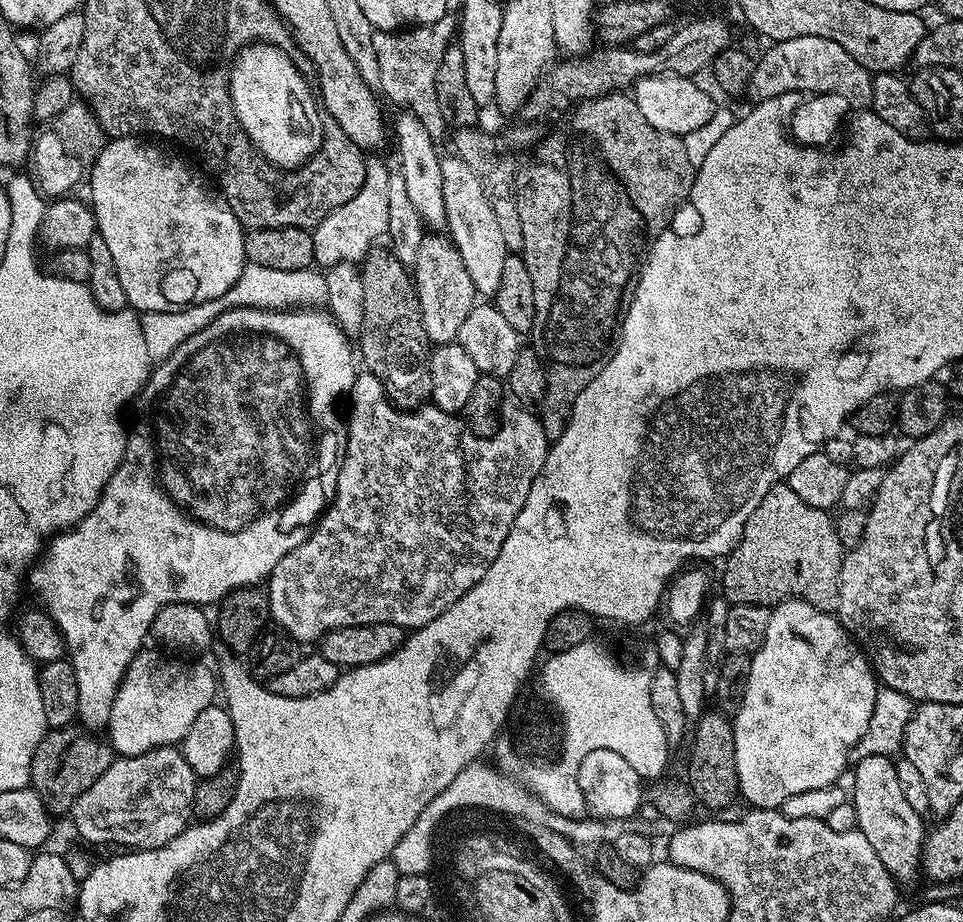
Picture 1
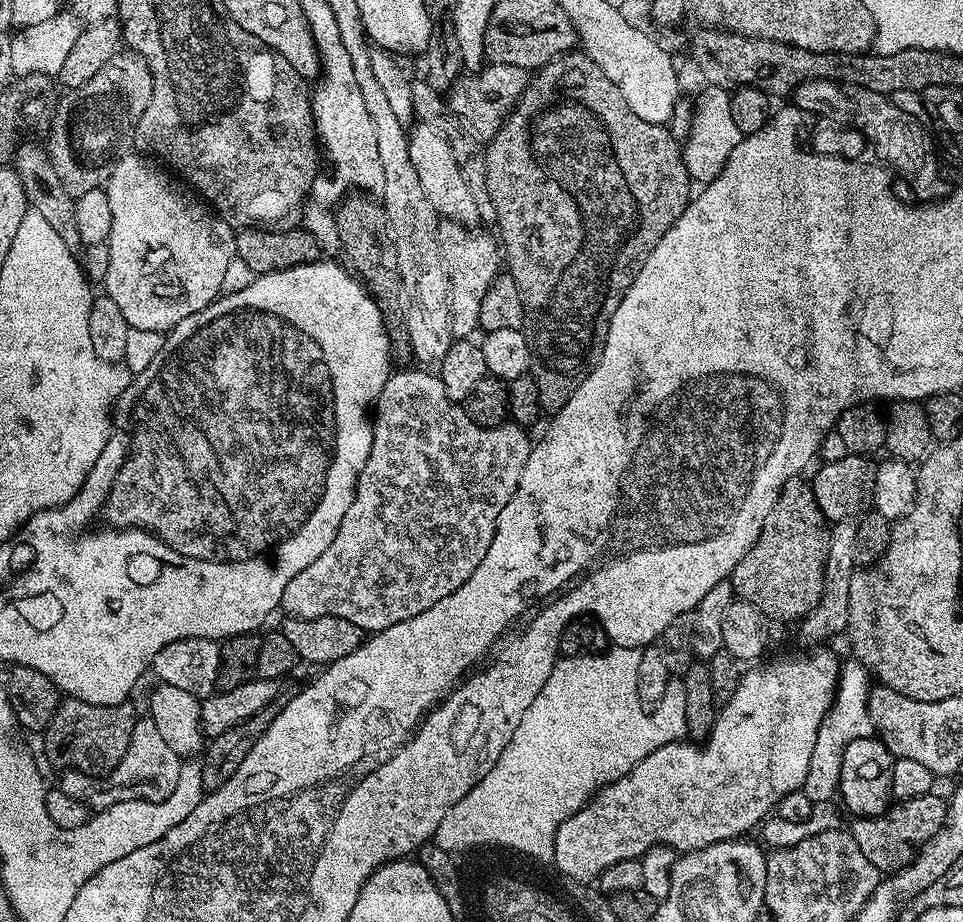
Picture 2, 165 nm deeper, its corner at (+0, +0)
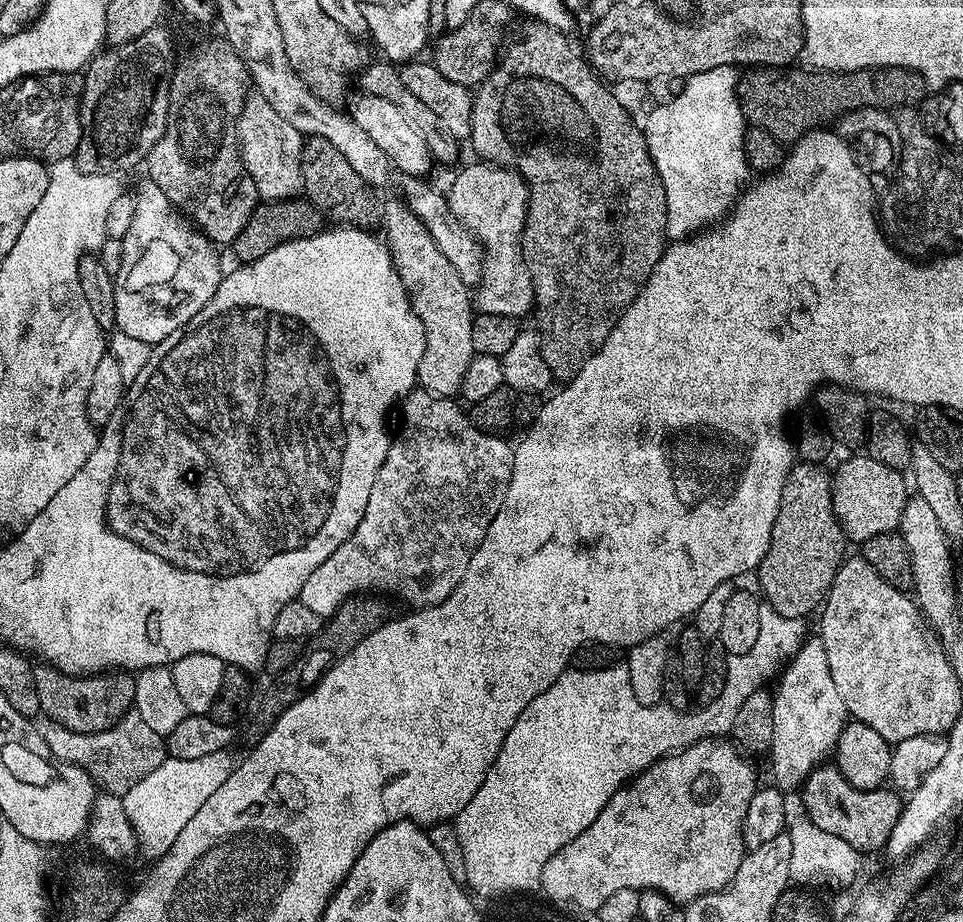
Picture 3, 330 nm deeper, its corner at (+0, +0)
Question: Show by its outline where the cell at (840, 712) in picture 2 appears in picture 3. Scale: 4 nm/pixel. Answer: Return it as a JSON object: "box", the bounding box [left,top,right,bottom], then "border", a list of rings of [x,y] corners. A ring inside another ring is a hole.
{"box":[768,636,850,794],"border":[[[818,636],[805,639],[803,646],[785,665],[779,680],[770,702],[772,730],[768,758],[772,764],[773,783],[788,794],[790,790],[797,791],[805,777],[829,759],[850,717],[830,677],[825,646]]]}

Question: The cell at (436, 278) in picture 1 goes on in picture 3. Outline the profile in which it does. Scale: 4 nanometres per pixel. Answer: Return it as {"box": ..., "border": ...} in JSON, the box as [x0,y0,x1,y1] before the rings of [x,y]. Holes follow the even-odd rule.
{"box":[446,162,536,318],"border":[[[491,162],[468,164],[446,188],[448,205],[470,230],[472,237],[484,247],[484,276],[474,292],[474,304],[480,312],[521,318],[533,311],[536,299],[530,270],[524,261],[520,241],[524,239],[524,223],[528,213],[528,184],[513,168]]]}

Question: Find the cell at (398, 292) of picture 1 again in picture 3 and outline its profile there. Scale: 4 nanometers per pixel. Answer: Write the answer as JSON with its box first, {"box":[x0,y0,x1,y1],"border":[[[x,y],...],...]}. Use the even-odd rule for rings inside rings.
{"box":[303,136,381,229],"border":[[[317,136],[311,137],[304,145],[304,186],[303,195],[312,202],[314,207],[320,208],[329,221],[340,226],[371,229],[372,223],[379,221],[381,209],[376,209],[376,200],[373,189],[369,188],[364,180],[358,176],[354,166],[342,158],[330,142]]]}

